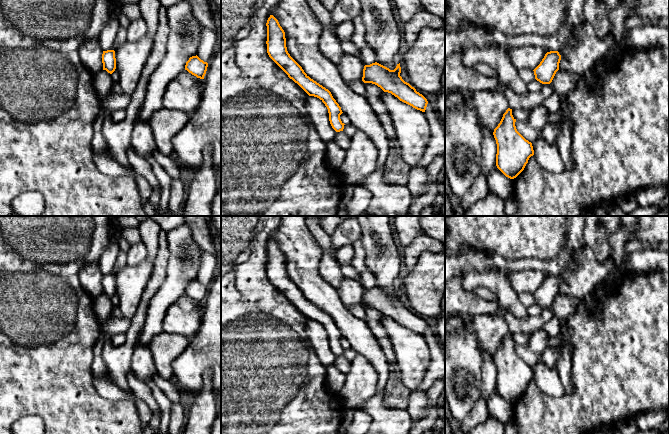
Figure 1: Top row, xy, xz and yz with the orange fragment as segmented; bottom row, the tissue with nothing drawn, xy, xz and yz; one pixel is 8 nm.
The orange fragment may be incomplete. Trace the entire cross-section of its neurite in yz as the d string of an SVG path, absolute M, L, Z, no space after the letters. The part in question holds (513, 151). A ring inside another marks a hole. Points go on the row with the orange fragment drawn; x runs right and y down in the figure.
M508 108L493 132L497 144L496 166L510 179L516 178L534 155L532 143L517 131L515 122L512 109Z

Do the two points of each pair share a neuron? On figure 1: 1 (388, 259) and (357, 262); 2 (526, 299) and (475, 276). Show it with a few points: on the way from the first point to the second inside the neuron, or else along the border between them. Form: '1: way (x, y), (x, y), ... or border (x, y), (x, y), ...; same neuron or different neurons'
1: border (359, 240), (364, 250), (364, 262), (368, 269); different neurons
2: border (515, 295), (526, 308); different neurons

